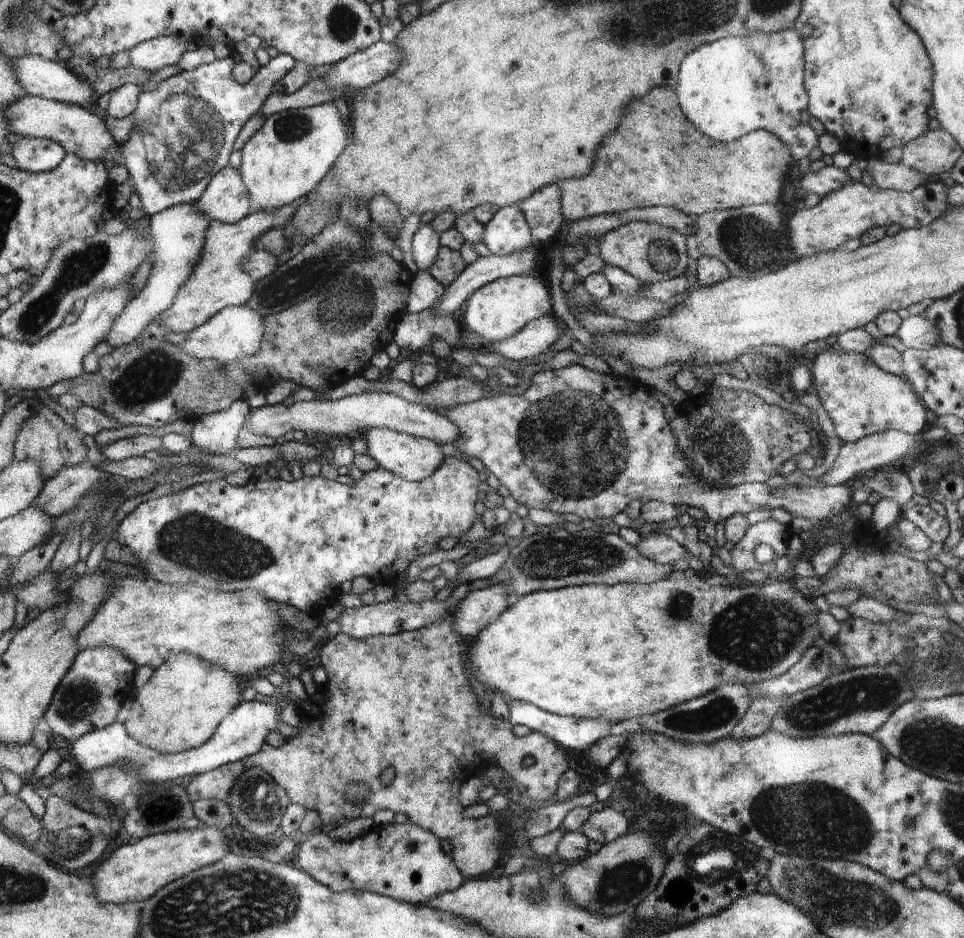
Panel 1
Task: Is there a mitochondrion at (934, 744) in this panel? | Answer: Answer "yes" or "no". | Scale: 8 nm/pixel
yes

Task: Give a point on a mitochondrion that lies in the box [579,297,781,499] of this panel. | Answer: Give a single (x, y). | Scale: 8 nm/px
(723, 448)

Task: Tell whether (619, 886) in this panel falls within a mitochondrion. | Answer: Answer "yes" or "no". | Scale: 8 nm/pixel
yes

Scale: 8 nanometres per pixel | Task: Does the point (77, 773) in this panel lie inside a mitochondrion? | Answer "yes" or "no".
no

